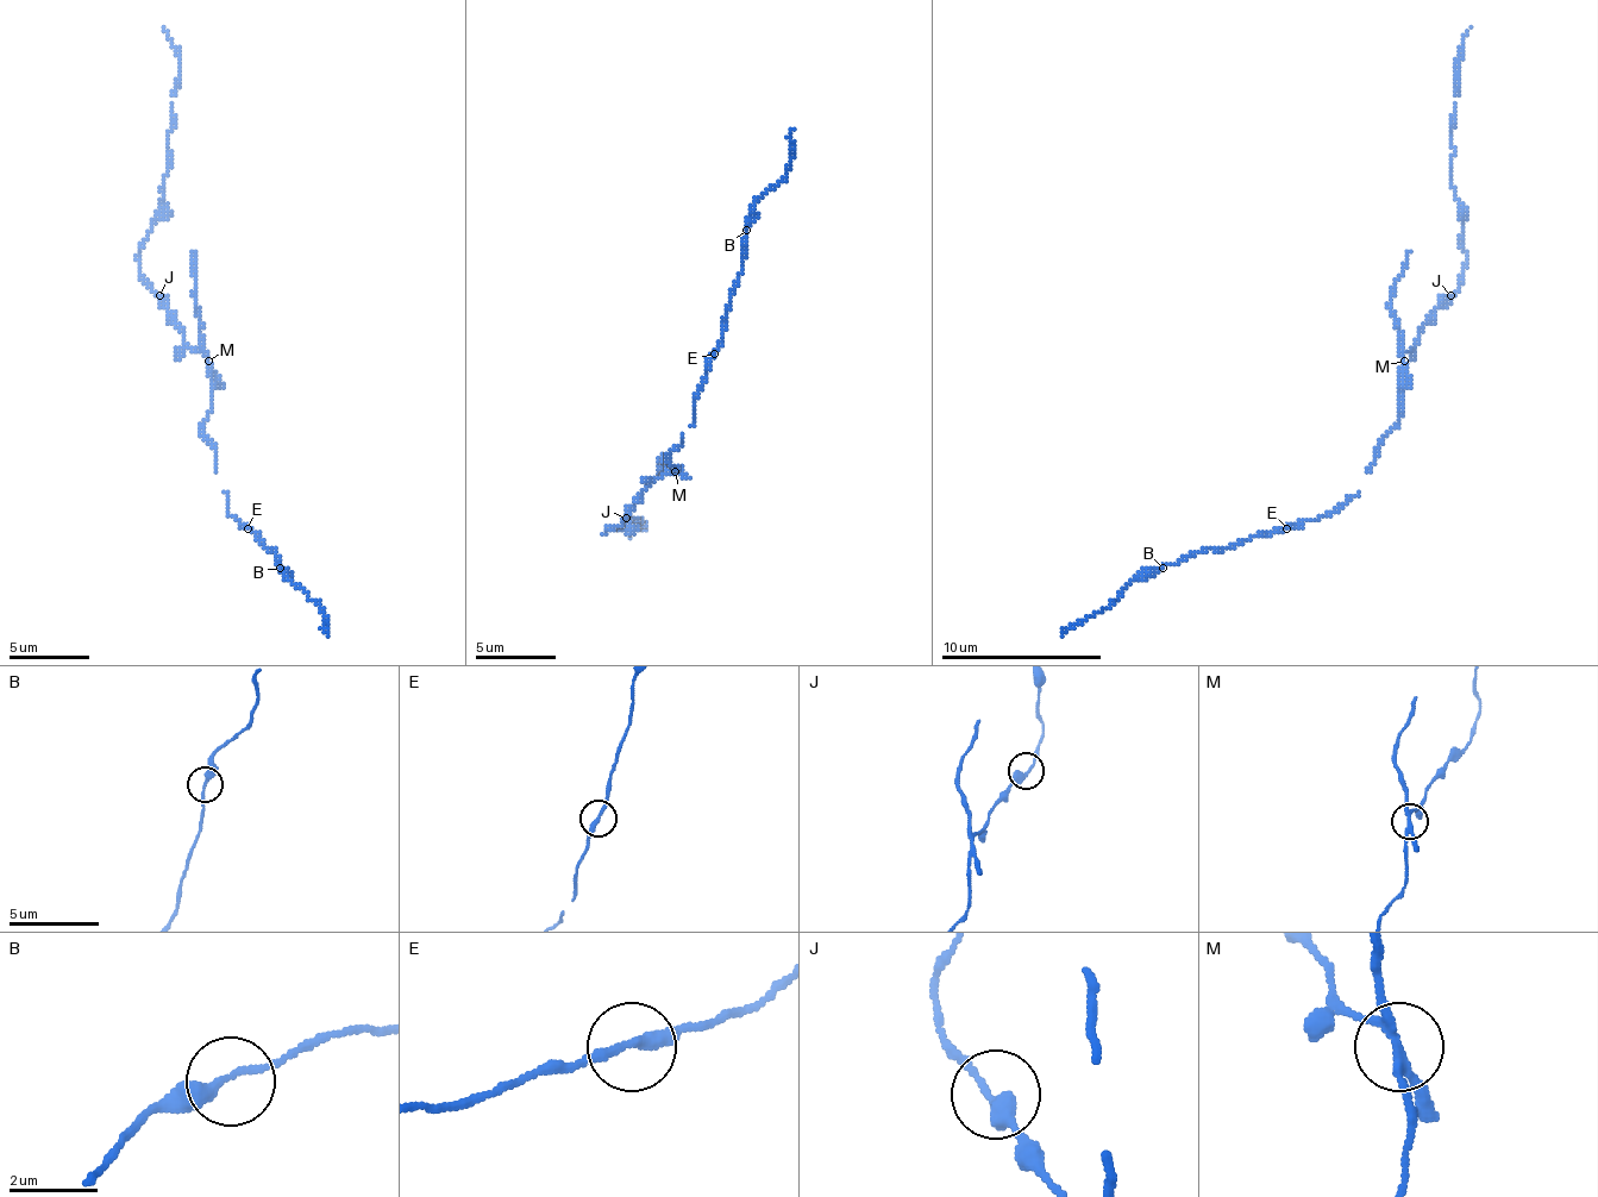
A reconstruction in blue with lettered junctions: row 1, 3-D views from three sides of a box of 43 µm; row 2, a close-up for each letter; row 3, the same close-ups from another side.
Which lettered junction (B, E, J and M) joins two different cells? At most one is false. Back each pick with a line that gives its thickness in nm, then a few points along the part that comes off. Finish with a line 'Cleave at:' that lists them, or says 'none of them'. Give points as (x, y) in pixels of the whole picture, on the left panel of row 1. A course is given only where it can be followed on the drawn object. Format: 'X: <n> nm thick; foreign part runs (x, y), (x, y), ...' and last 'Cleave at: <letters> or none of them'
M: 200 nm thick; foreign part runs (207, 359), (192, 251)
Cleave at: M

